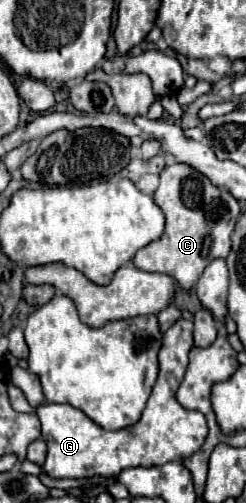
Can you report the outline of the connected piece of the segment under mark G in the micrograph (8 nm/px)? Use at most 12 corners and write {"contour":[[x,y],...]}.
{"contour":[[193,321],[163,335],[141,419],[107,431],[73,405],[35,409],[45,473],[111,477],[181,461],[207,437],[175,391]]}

